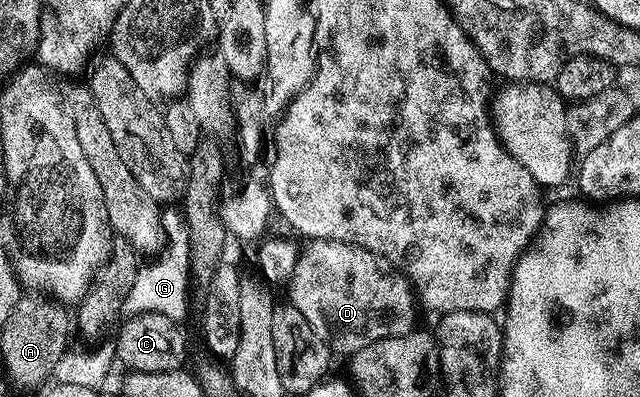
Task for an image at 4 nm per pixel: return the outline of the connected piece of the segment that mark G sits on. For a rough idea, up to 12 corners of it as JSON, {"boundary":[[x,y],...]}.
{"boundary":[[166,208],[165,248],[140,266],[123,304],[182,322],[191,288],[189,231]]}

